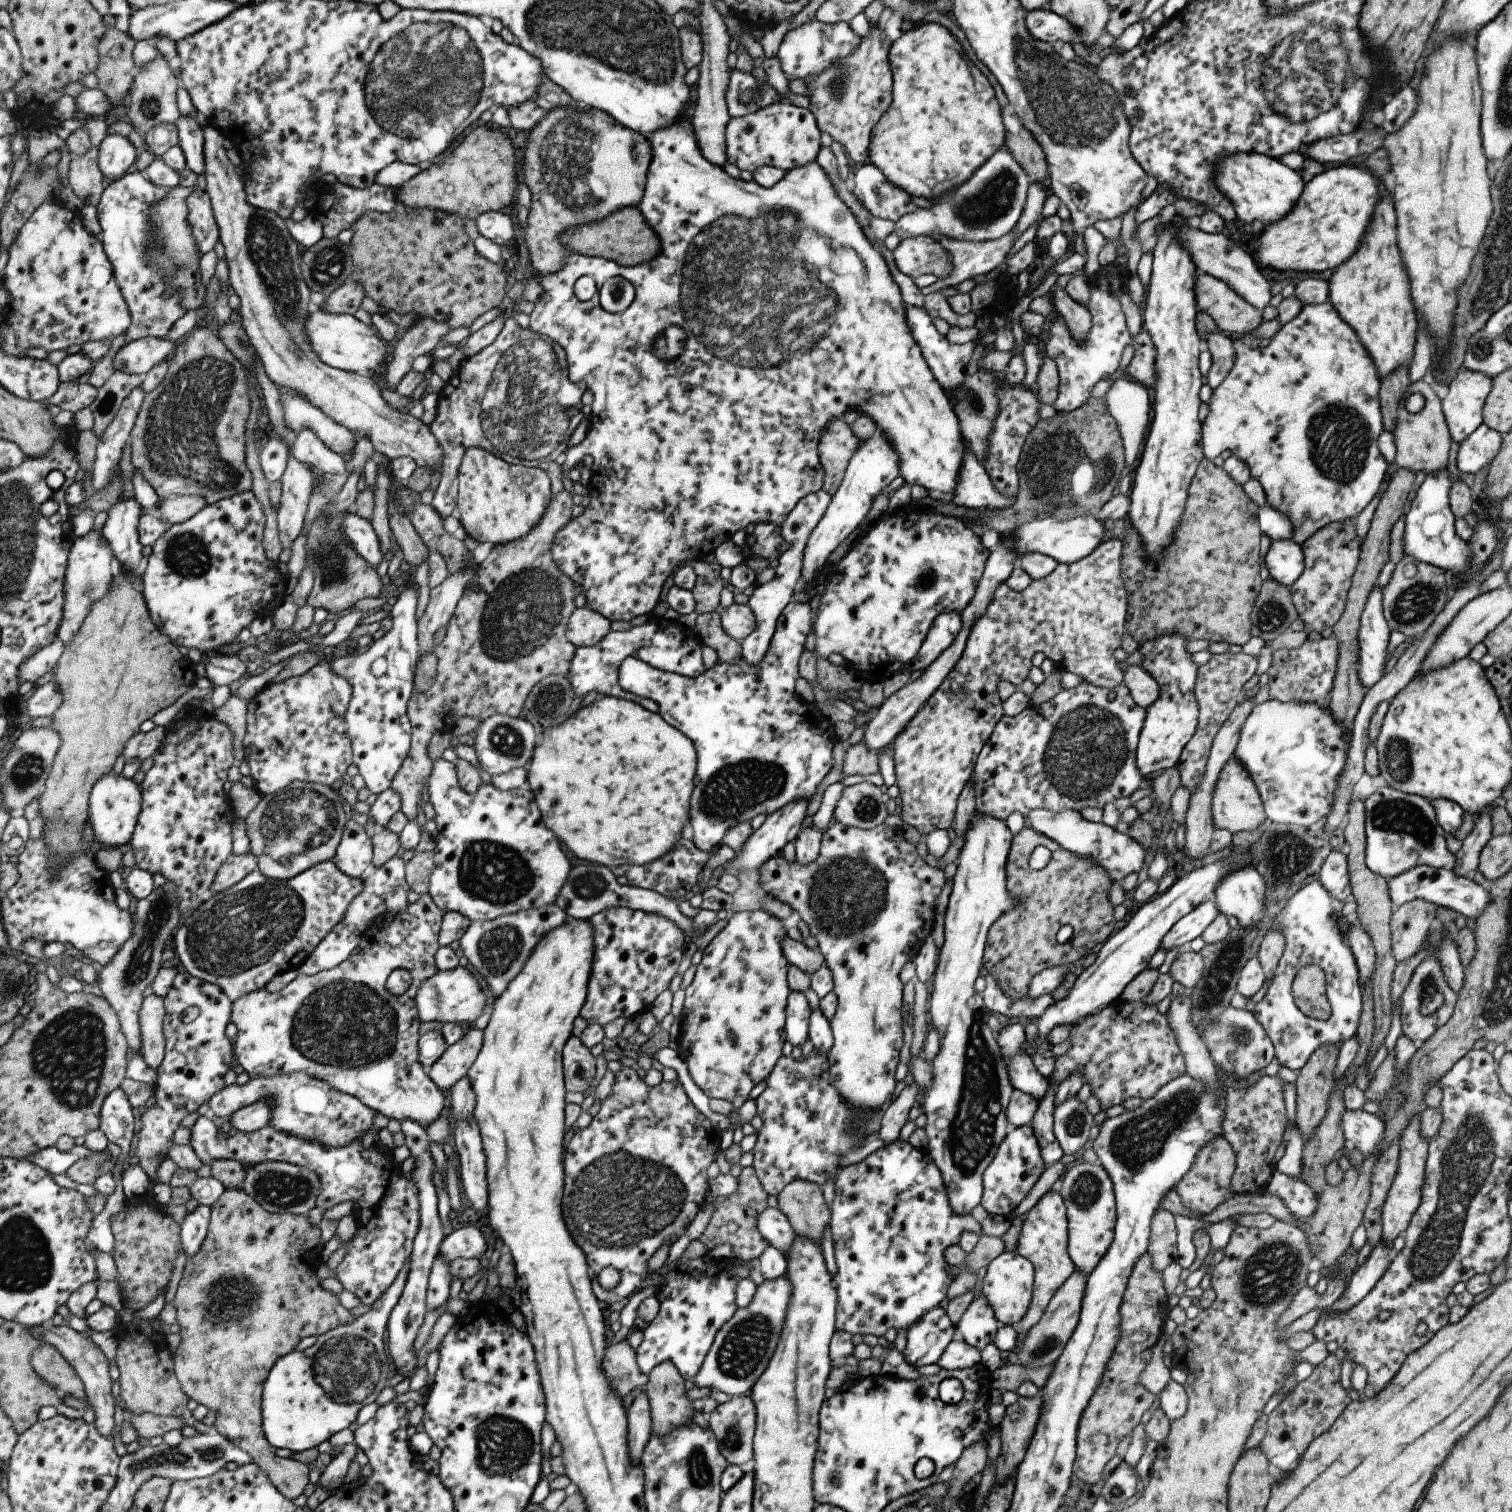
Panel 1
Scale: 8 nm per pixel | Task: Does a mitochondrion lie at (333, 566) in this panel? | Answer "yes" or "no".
yes

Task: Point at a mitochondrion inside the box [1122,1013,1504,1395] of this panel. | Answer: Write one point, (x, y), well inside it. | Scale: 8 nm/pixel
(1469, 1159)

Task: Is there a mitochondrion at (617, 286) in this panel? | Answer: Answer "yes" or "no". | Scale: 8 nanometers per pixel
yes

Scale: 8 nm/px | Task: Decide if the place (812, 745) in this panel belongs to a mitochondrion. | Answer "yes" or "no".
no

